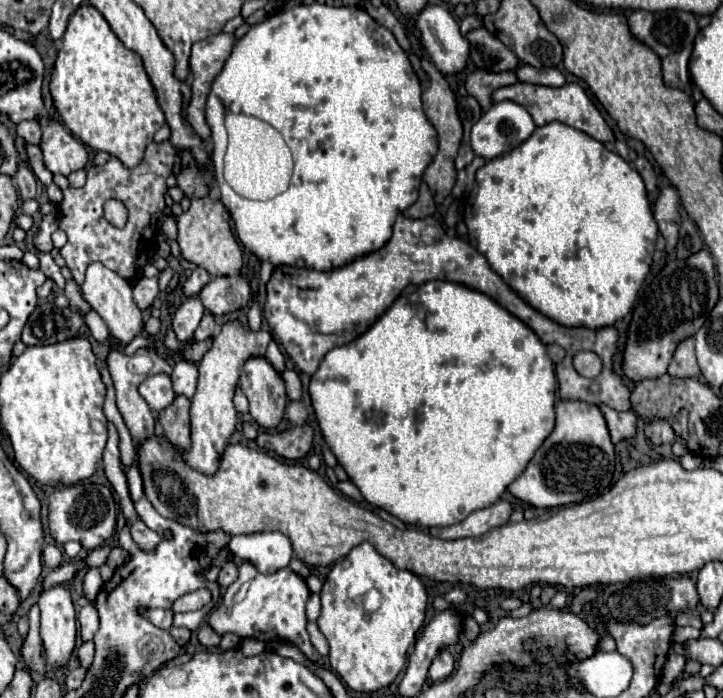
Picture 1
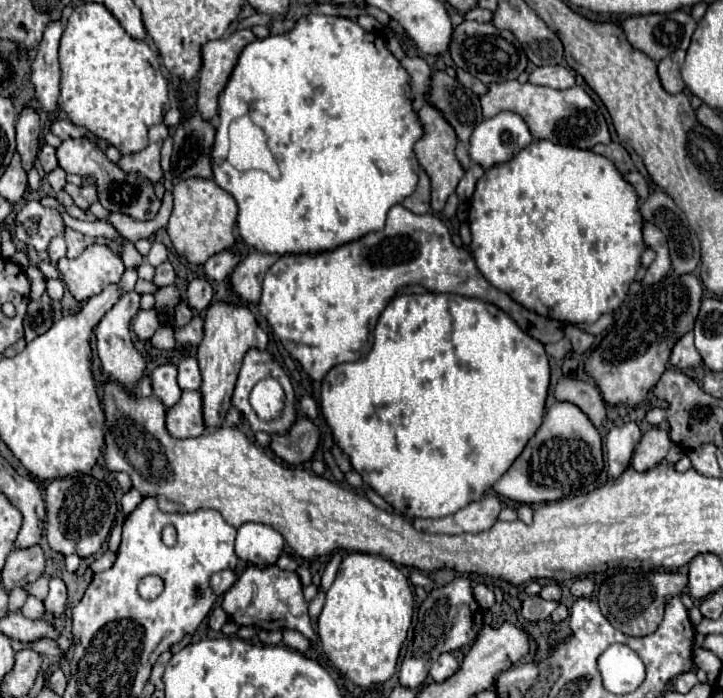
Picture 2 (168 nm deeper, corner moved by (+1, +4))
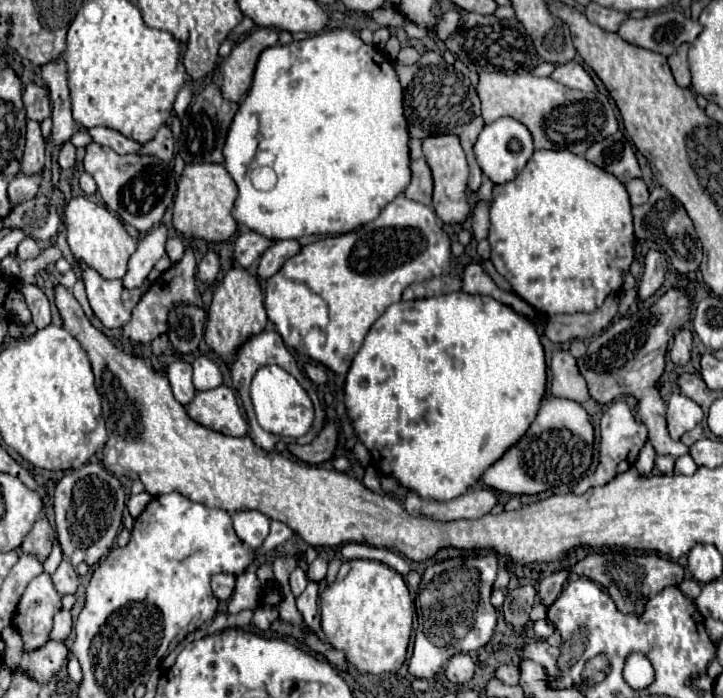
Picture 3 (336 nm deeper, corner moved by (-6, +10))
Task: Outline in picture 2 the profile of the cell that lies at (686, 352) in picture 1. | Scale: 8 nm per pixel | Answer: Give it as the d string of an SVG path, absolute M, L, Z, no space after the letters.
M687 332L685 336L681 336L677 340L677 344L671 350L671 358L669 358L671 366L677 370L685 370L685 368L695 368L701 364L701 354L697 352L695 344L693 344L693 332Z

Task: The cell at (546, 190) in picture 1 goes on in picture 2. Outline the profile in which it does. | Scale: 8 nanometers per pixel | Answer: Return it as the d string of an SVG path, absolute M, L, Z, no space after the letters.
M535 140L529 144L529 148L521 150L513 160L485 170L483 178L477 182L475 196L471 202L473 216L469 214L469 224L471 224L471 234L473 234L471 252L473 252L473 258L477 262L479 272L495 288L507 292L521 306L525 306L525 308L541 314L541 316L559 320L559 322L593 324L601 314L615 310L623 302L623 298L629 290L629 284L633 282L633 278L639 270L639 258L645 250L645 244L643 244L643 234L641 234L643 224L641 224L641 216L637 216L637 206L639 206L639 202L637 202L637 194L635 194L633 186L627 184L621 178L621 174L617 172L617 168L613 168L613 164L609 164L609 160L605 160L603 156L597 156L591 150L559 146L559 144L553 144L549 140Z

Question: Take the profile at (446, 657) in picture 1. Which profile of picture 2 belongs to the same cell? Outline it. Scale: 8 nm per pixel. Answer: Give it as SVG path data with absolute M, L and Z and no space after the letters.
M441 654L439 660L431 666L431 678L435 682L445 682L459 670L459 662L455 660L453 654Z

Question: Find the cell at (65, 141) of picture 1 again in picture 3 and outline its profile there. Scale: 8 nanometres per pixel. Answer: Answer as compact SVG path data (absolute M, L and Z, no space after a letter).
M92 142L86 146L82 166L84 172L88 172L96 180L98 194L102 196L106 208L140 232L146 232L156 222L160 222L164 210L174 200L176 176L170 164L166 164L156 156L138 156L138 154L120 156L114 150L108 150L108 146Z

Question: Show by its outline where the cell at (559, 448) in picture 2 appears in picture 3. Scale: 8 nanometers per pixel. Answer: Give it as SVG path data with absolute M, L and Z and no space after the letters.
M550 398L542 402L538 416L534 418L532 426L522 436L522 440L484 472L482 482L494 490L508 492L508 494L528 494L528 496L540 494L554 486L572 484L574 480L578 480L590 468L592 452L594 452L594 426L588 418L588 412L578 402L572 402L566 398Z

